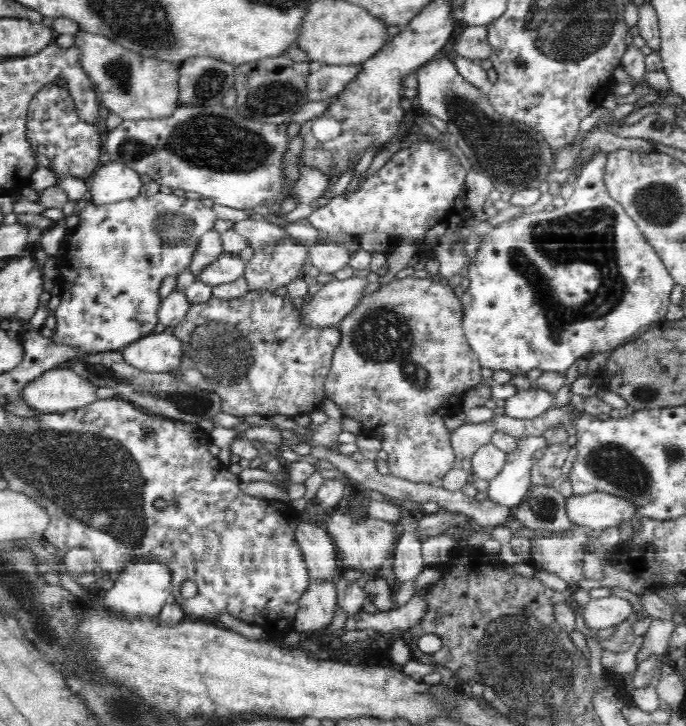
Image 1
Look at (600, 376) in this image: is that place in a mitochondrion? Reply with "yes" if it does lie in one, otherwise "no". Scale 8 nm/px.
no

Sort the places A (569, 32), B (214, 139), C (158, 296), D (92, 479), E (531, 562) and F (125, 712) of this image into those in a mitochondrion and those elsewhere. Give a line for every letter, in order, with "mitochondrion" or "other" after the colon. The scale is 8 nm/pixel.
A: mitochondrion
B: mitochondrion
C: other
D: mitochondrion
E: other
F: mitochondrion

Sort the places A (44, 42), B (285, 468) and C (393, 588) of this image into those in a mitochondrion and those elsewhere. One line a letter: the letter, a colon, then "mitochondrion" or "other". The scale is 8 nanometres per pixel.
A: other
B: other
C: other

